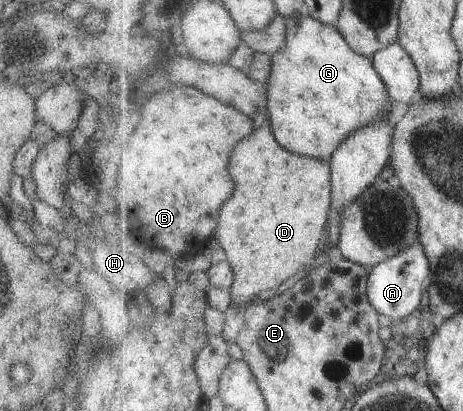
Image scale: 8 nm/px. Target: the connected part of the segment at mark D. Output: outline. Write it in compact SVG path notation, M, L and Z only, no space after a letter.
M266 123L259 129L254 129L252 134L249 134L245 139L242 139L234 149L234 156L230 158L230 168L232 168L232 176L238 184L236 194L222 206L222 218L217 228L215 236L226 249L227 260L233 266L235 272L235 281L231 289L231 306L246 307L252 304L254 297L258 296L262 291L278 288L282 282L286 282L290 276L294 276L296 272L306 269L315 259L319 252L320 242L322 242L322 235L329 223L329 210L333 202L333 184L331 177L331 166L328 161L321 161L304 155L297 155L296 153L286 150L278 141L274 134L273 128Z

